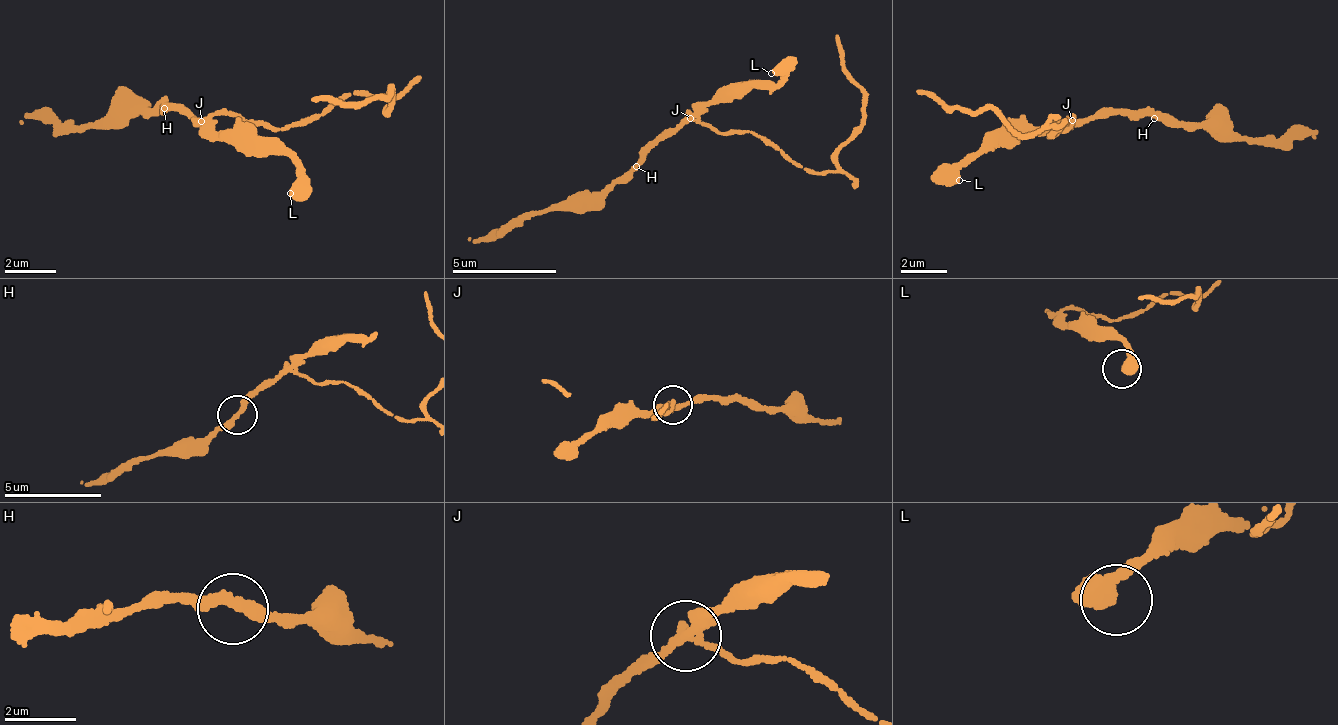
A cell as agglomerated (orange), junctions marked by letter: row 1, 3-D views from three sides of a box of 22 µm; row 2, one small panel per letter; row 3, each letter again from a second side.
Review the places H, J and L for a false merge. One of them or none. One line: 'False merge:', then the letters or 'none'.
False merge: J

